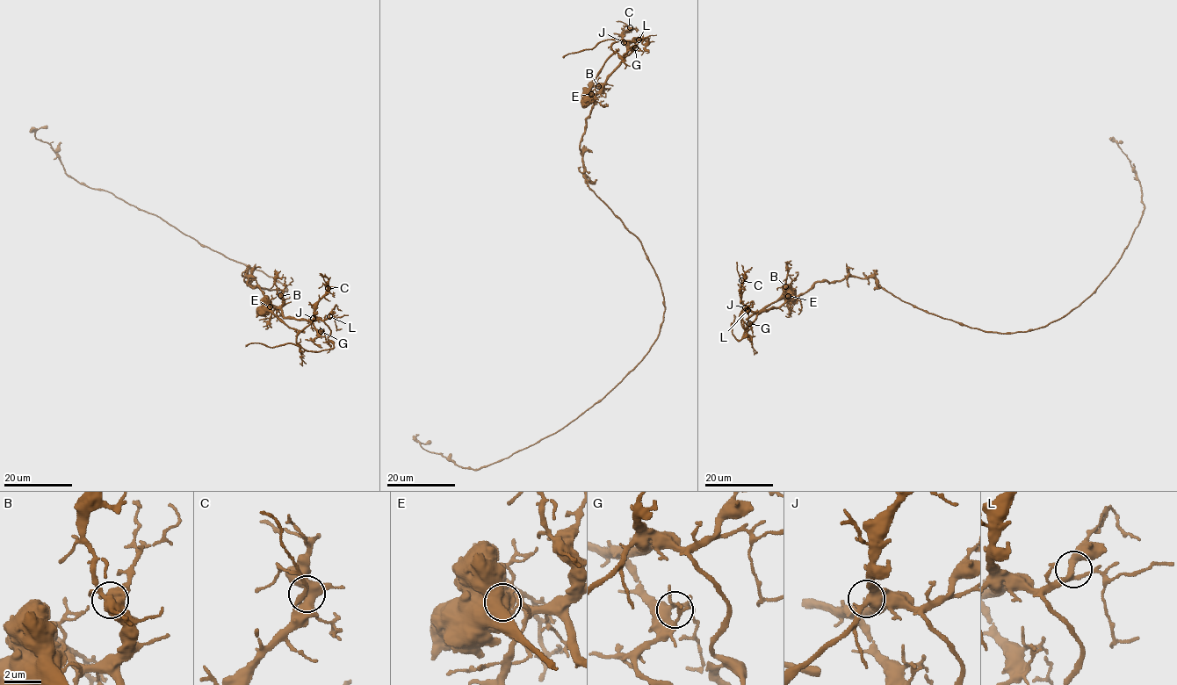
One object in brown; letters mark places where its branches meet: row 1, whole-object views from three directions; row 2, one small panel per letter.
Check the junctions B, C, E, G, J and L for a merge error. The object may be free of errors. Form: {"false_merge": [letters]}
{"false_merge": ["E"]}

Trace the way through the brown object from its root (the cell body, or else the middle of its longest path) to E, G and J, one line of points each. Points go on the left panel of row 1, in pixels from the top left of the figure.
E: (285, 292), (252, 285), (243, 279), (245, 274), (249, 277), (248, 284), (257, 285), (272, 306), (270, 306)
G: (285, 292), (252, 285), (243, 279), (245, 274), (248, 284), (257, 285), (285, 318), (309, 320), (321, 331)
J: (285, 292), (252, 285), (243, 279), (245, 274), (248, 284), (257, 285), (285, 318), (313, 318)

